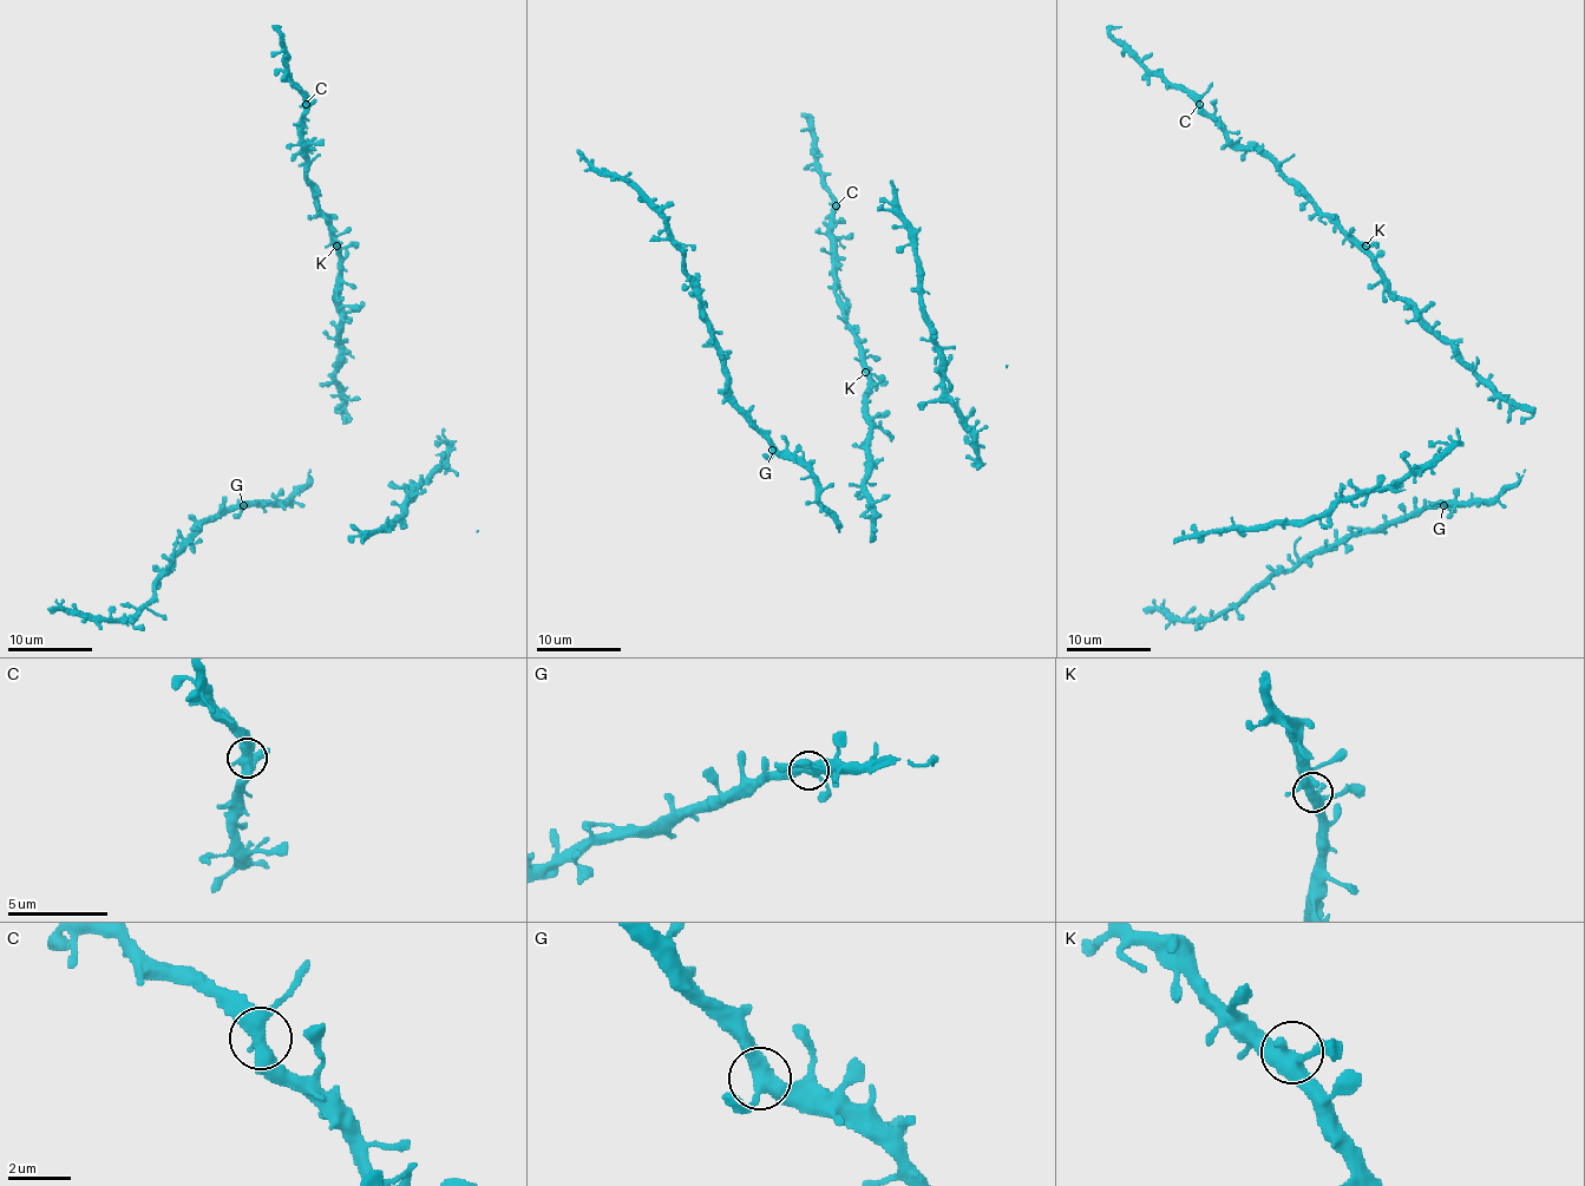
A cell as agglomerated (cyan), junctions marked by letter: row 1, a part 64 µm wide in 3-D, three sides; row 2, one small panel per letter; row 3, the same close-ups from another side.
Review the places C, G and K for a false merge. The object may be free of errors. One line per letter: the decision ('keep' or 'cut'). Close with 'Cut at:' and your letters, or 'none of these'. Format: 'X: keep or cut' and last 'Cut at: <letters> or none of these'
C: keep
G: keep
K: keep
Cut at: none of these

